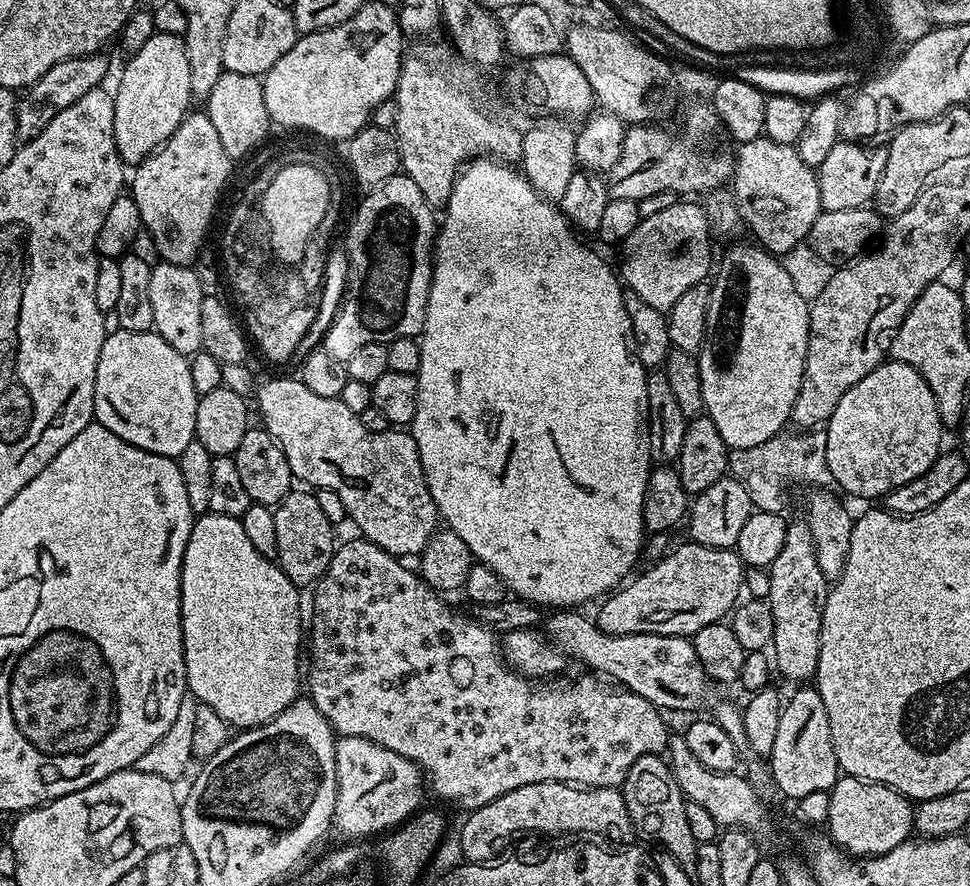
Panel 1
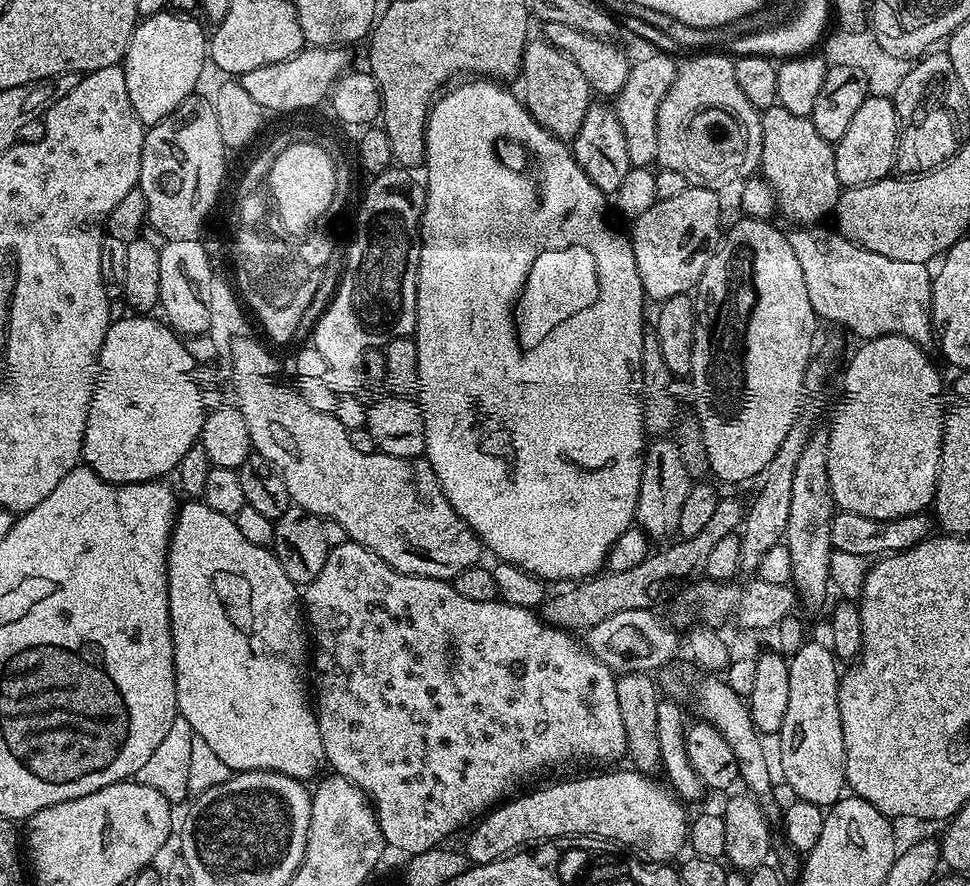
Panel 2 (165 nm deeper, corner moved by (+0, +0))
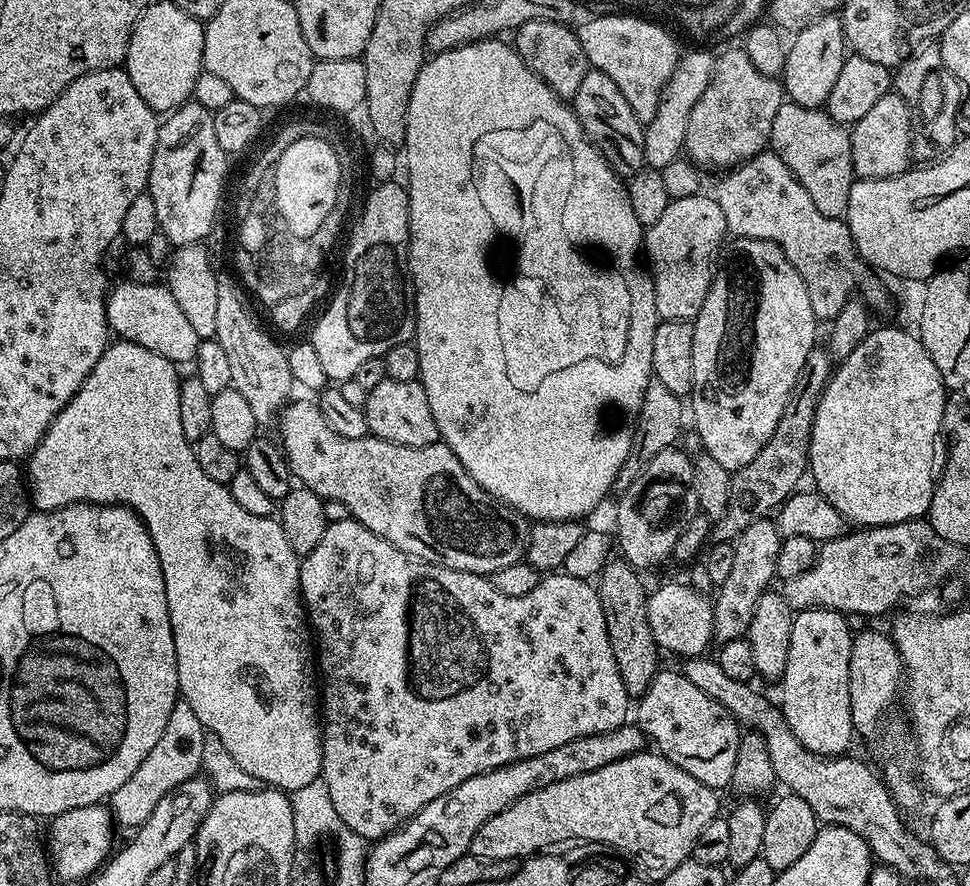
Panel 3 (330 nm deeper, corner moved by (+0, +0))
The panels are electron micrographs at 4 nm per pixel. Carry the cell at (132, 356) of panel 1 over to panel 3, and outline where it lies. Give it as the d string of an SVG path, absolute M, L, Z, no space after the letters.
M120 340L119 342L109 343L108 348L102 354L102 358L98 358L98 366L94 366L94 370L90 370L90 374L86 378L86 382L82 382L82 386L78 390L78 394L74 394L74 398L70 398L70 402L65 406L55 418L52 419L52 425L46 430L44 437L38 442L38 446L32 455L26 460L26 480L30 485L30 504L37 512L53 512L59 508L65 508L71 504L122 504L126 508L131 508L133 512L138 513L140 521L146 526L146 530L150 534L150 538L154 542L154 550L158 554L158 562L162 566L162 574L166 582L166 602L168 603L168 613L170 614L170 626L174 634L174 650L176 651L176 665L178 666L178 686L180 687L180 696L188 703L190 710L194 710L194 714L198 714L198 722L202 722L202 726L209 732L213 732L218 738L222 738L222 746L226 746L226 750L230 750L230 758L234 758L234 762L238 762L238 766L242 766L242 770L246 770L246 774L254 774L254 778L260 780L261 785L269 788L278 788L285 794L297 792L302 786L310 786L310 782L314 782L321 775L320 763L322 762L322 720L318 715L318 688L312 685L312 676L317 675L318 668L314 663L314 644L310 639L310 628L306 623L306 609L302 603L300 594L300 561L301 557L297 556L296 551L290 546L290 542L286 542L286 534L282 530L279 519L272 516L259 516L258 514L250 514L246 510L242 510L242 506L238 506L238 502L234 502L234 498L228 492L225 485L214 482L214 478L202 471L202 466L198 466L198 458L194 458L194 450L188 439L188 435L182 430L182 406L180 405L180 382L182 379L177 365L171 364L166 358L162 358L162 354L154 354L154 350L146 350L146 346L138 346L129 340Z

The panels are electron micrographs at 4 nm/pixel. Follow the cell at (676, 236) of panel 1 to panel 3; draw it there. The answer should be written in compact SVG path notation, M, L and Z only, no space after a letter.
M701 194L690 198L669 200L662 218L658 222L647 225L642 241L646 253L646 264L650 269L654 286L654 306L660 320L695 320L698 310L702 310L702 302L706 302L706 294L712 285L712 277L718 268L716 255L720 252L720 243L729 235L726 218L722 214L722 206L718 206L715 195Z

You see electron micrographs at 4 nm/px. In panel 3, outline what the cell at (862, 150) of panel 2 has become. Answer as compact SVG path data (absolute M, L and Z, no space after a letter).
M895 90L887 92L857 124L851 125L853 173L862 180L881 180L909 171L914 160L912 125L912 109L908 103Z

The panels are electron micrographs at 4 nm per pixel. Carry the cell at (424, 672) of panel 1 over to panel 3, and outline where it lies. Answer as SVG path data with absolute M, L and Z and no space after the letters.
M349 518L329 523L322 534L322 542L318 542L318 546L314 546L314 550L301 559L300 594L318 649L318 676L324 679L320 742L322 778L330 790L330 802L334 802L338 818L342 818L342 822L354 830L354 834L362 834L366 841L375 842L389 836L395 828L402 827L414 814L418 814L426 802L434 802L434 798L466 782L466 778L474 778L474 774L489 772L534 754L546 754L546 750L554 750L554 746L563 746L565 742L574 742L574 738L602 734L629 723L630 698L626 694L626 686L622 686L622 674L618 674L614 650L610 650L599 591L589 581L568 576L563 570L545 575L538 586L534 586L530 594L522 594L522 598L506 598L506 594L498 591L487 575L459 572L444 568L441 564L418 560Z

